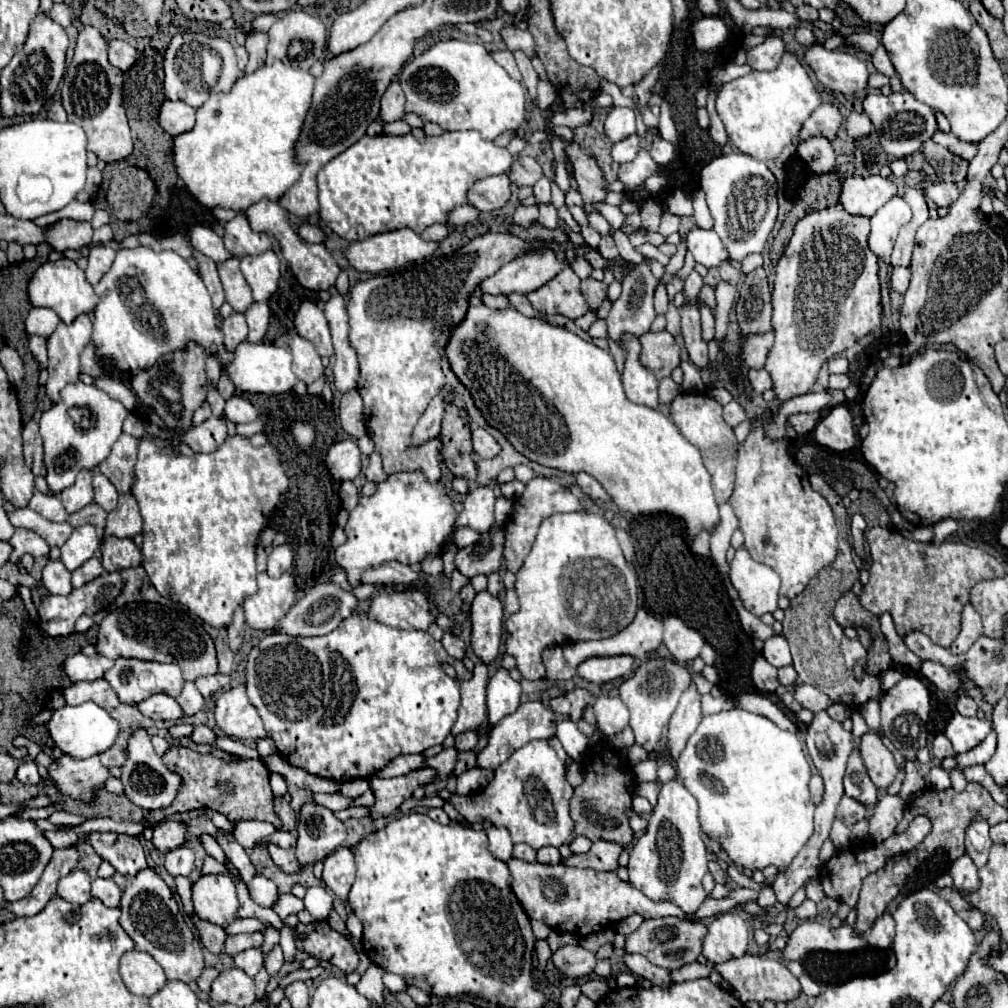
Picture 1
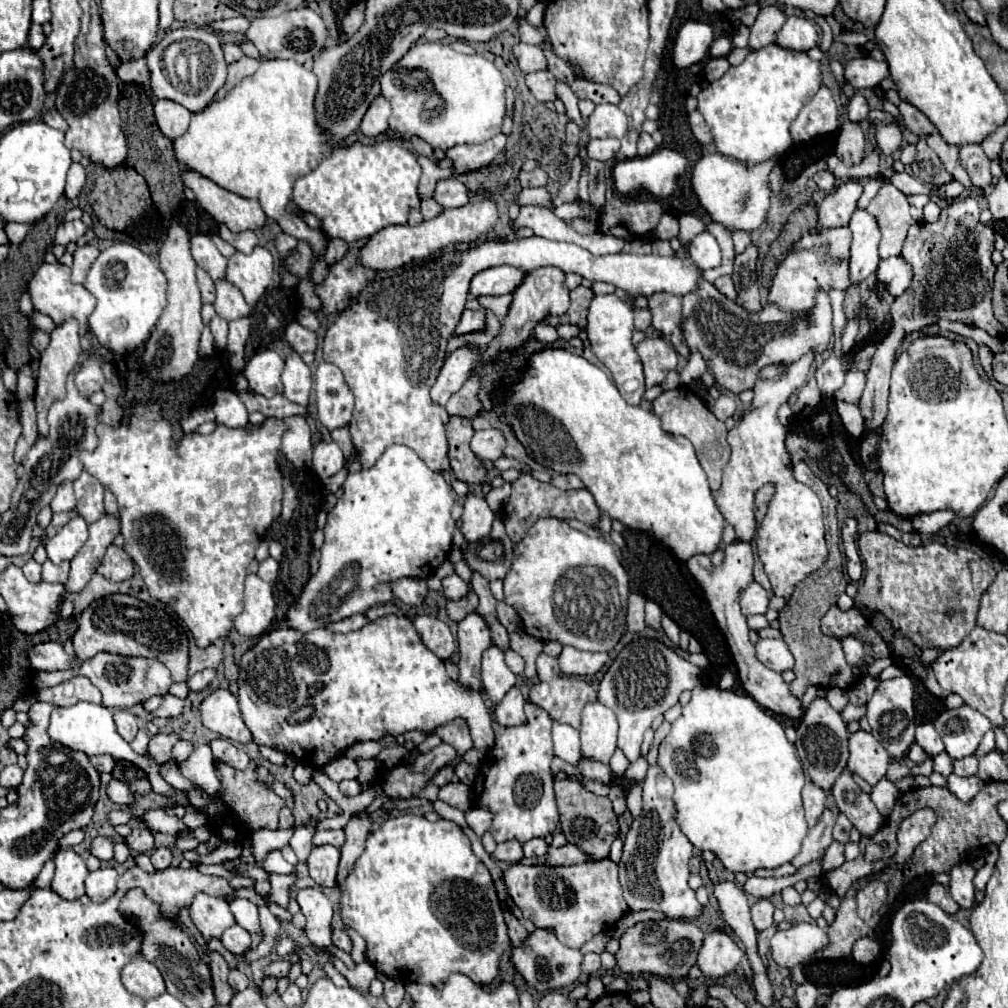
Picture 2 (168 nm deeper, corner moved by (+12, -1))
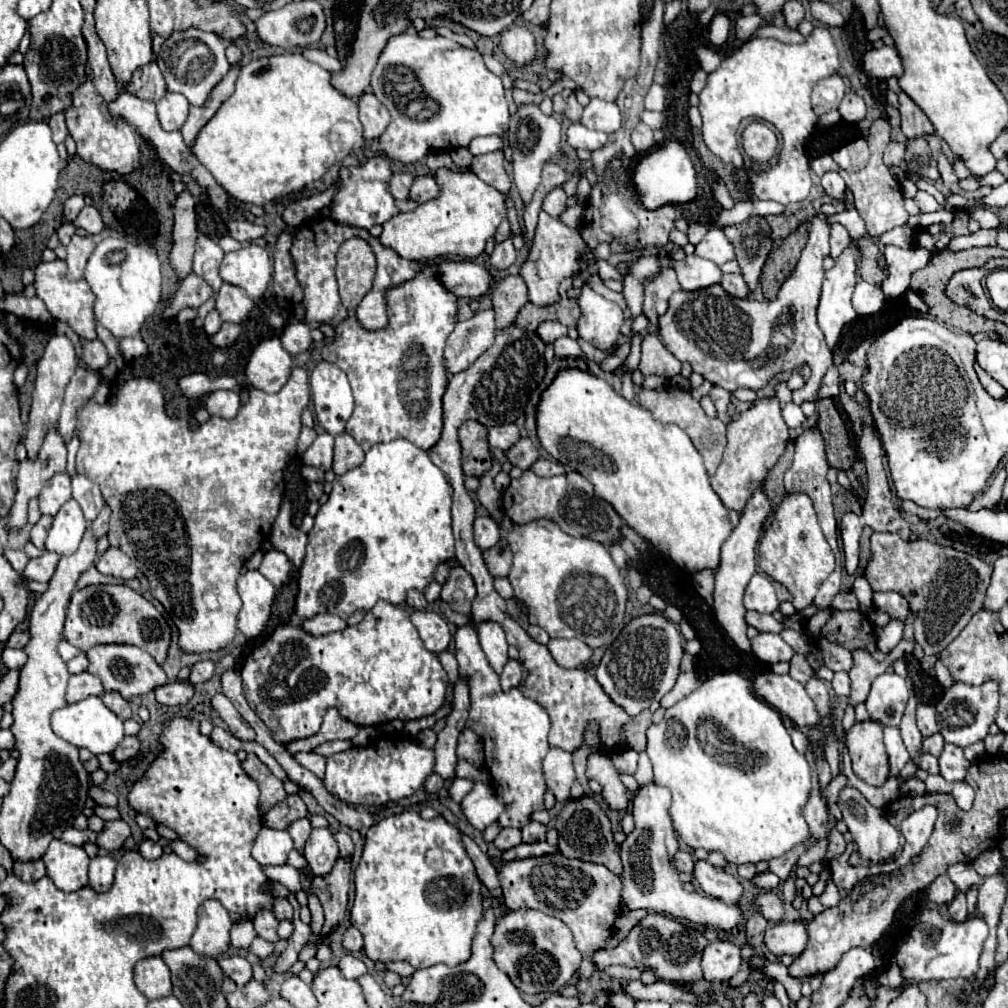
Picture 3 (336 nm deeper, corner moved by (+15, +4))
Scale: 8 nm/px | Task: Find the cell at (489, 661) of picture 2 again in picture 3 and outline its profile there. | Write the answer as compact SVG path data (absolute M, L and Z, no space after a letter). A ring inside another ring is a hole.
M481 622L481 624L477 624L477 634L479 634L479 642L481 642L481 648L483 648L489 664L493 666L493 670L497 674L501 674L509 660L505 632L495 622Z

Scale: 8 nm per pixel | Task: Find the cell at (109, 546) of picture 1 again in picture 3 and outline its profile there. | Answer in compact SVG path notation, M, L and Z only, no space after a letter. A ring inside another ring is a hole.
M113 546L99 556L97 570L105 576L115 576L115 578L123 578L123 580L135 578L135 574L137 574L137 566L131 562L131 558Z

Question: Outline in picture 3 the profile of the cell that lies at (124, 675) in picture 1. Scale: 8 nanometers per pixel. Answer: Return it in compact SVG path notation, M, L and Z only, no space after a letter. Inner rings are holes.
M127 644L93 646L87 652L87 660L89 660L87 672L101 678L105 692L119 692L125 700L143 696L167 682L167 674L163 672L163 668L145 650L141 650L137 646L127 646Z

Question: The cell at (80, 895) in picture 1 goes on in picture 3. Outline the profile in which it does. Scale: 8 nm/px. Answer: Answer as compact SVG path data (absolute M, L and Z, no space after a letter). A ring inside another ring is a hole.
M53 840L43 856L47 866L47 876L63 892L75 892L87 886L89 856L83 848L65 844L63 840Z

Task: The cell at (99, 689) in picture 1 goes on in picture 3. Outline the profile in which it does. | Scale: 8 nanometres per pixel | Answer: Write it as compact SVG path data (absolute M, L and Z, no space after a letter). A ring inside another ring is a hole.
M81 672L69 678L69 686L67 686L67 702L79 702L87 696L101 696L103 694L103 686L101 680L89 672Z

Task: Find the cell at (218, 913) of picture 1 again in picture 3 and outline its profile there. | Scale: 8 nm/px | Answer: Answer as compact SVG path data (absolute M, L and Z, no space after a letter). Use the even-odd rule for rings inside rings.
M205 900L197 910L197 928L189 942L195 952L215 958L229 948L231 916L217 900Z

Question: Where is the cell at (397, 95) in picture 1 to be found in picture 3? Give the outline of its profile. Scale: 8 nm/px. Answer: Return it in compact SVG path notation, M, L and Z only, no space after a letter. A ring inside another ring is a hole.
M367 92L359 98L359 120L363 124L363 136L367 140L379 138L389 124L389 110L375 98L375 94Z

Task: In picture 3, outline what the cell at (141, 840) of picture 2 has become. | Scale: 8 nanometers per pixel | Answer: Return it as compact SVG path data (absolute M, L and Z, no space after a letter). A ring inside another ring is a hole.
M113 820L113 822L105 822L105 828L97 834L97 844L103 846L105 850L113 852L113 850L123 848L123 844L129 836L131 836L129 824L123 820Z

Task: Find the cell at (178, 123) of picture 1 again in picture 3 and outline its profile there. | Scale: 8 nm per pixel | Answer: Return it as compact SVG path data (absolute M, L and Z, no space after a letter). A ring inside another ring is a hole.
M167 92L159 102L157 102L157 116L161 122L161 128L171 132L171 130L181 130L183 122L187 120L189 112L189 102L183 94L173 94Z

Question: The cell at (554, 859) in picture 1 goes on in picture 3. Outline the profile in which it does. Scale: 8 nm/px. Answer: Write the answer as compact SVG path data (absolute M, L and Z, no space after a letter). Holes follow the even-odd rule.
M529 822L523 828L523 842L531 844L531 842L543 842L545 840L545 826L539 822Z

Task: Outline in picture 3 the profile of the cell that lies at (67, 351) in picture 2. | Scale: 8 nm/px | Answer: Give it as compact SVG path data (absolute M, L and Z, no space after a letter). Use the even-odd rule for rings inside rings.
M55 334L47 346L45 346L45 354L41 356L41 360L37 362L37 378L35 378L35 390L33 390L33 402L31 402L31 412L29 412L29 422L27 422L27 454L29 458L35 458L45 432L49 426L57 424L59 420L59 410L61 410L61 402L63 402L63 394L65 388L69 384L69 378L73 376L73 370L77 368L77 348L75 344L65 336L65 334Z

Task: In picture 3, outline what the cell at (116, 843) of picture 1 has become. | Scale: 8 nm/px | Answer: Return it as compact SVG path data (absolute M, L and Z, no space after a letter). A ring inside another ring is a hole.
M69 828L69 830L63 832L61 840L67 842L67 844L73 844L73 846L83 846L87 842L95 844L97 842L97 834L93 830L75 830L75 828Z

